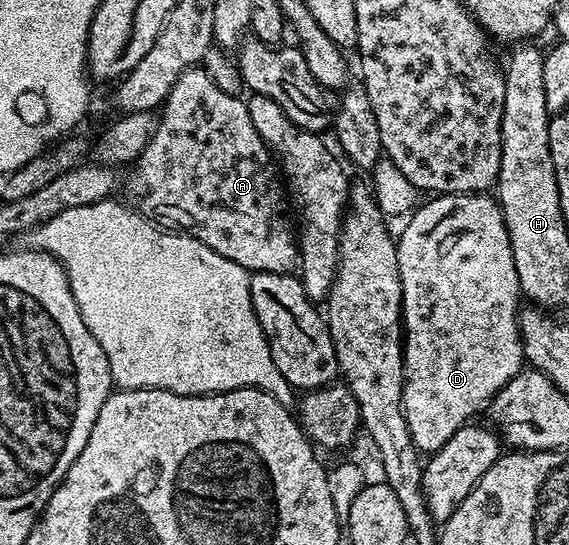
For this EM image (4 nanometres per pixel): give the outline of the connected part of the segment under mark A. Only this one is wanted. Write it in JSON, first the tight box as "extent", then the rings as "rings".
{"extent":[128,67,298,273],"rings":[[[204,67],[187,69],[164,100],[156,129],[134,162],[136,174],[128,181],[128,197],[133,202],[129,202],[153,225],[198,239],[210,251],[252,273],[292,273],[298,265],[298,233],[284,210],[286,193],[277,174],[264,170],[268,161],[270,154],[254,131],[247,104],[227,93]]]}

